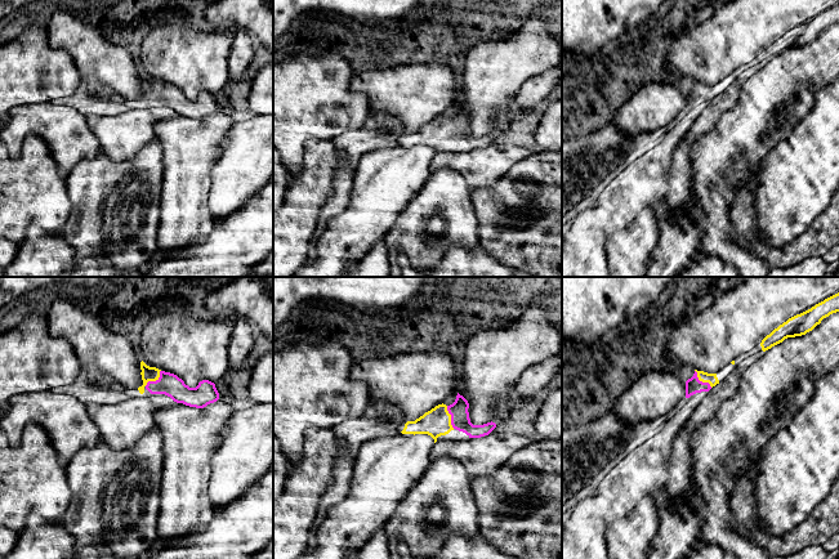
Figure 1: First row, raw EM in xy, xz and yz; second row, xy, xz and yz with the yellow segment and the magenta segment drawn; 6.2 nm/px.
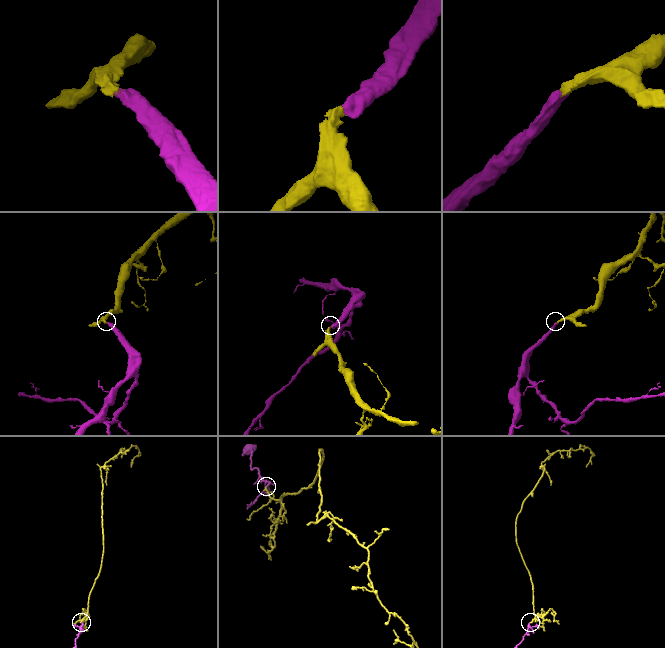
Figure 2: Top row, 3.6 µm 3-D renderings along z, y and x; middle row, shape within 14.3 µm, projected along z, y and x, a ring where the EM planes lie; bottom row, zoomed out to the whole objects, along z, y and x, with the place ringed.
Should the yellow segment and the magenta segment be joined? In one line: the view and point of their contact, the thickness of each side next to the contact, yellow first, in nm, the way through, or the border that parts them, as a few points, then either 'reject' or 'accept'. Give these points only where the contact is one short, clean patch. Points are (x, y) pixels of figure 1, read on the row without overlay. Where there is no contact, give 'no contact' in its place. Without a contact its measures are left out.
meets yellow in xy at (155, 92); 100 nm thick on the yellow side, 140 nm on the other; runs through xy (148, 85), (155, 92), (169, 95); accept

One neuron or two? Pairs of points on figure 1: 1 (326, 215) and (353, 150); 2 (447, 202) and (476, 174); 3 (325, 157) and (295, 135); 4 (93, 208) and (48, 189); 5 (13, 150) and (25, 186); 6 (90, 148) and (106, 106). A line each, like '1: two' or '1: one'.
1: one
2: two
3: two
4: two
5: two
6: two

